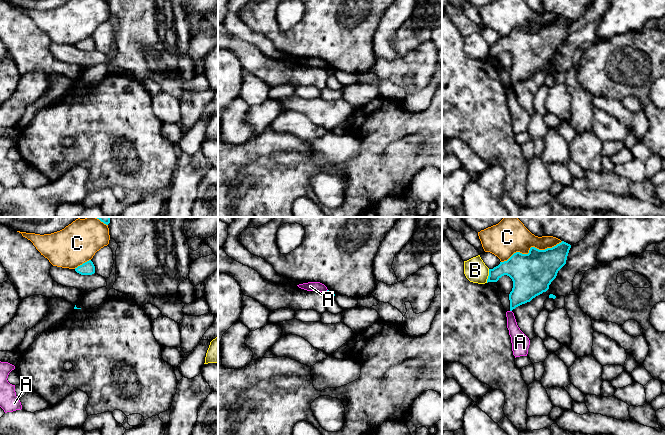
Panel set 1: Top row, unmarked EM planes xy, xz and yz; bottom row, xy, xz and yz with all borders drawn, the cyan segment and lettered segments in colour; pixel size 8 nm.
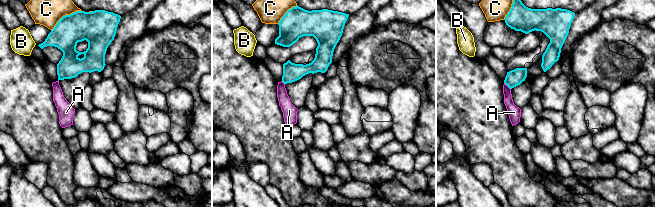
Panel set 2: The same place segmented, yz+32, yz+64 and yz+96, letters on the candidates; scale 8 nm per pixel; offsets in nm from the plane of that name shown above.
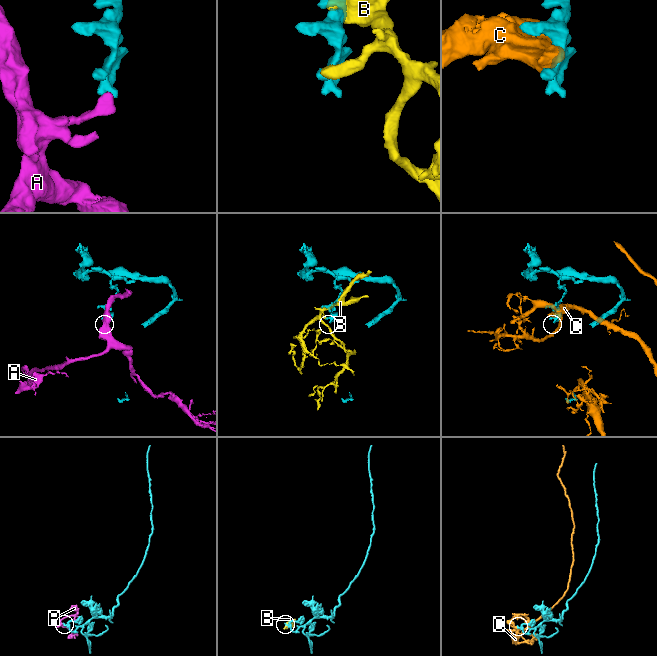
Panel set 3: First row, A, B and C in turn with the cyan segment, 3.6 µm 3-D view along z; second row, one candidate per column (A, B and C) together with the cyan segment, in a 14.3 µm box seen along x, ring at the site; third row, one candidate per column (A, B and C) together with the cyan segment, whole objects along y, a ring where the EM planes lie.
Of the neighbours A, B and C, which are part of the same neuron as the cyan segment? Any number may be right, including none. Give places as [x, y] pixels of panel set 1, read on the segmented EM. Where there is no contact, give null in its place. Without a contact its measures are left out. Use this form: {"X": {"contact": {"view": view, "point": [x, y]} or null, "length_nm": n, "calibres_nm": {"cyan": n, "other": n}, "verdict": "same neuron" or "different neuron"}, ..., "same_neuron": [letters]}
{"A": {"contact": null, "verdict": "different neuron"}, "B": {"contact": {"view": "yz", "point": [488, 276]}, "length_nm": 110, "calibres_nm": {"cyan": 200, "other": 190}, "verdict": "different neuron"}, "C": {"contact": {"view": "yz", "point": [530, 248]}, "length_nm": 500, "calibres_nm": {"cyan": 320, "other": 280}, "verdict": "different neuron"}, "same_neuron": []}

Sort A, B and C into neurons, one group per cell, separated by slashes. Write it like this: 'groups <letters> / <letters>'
groups A / B / C

